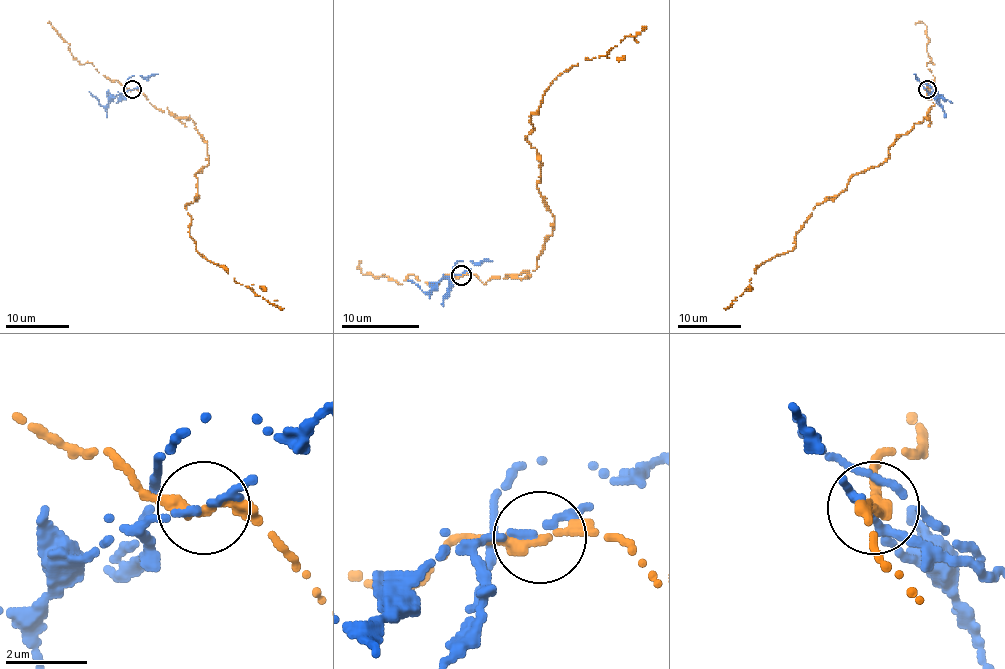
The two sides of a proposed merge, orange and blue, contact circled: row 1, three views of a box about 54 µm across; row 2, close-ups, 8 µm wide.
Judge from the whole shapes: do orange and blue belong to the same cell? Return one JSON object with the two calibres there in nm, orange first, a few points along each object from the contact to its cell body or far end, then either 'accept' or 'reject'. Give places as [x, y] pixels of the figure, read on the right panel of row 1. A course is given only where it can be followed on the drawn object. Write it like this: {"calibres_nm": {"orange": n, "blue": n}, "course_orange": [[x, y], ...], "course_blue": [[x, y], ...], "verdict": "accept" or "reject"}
{"calibres_nm": {"orange": 240, "blue": 170}, "course_orange": [[926, 90], [934, 104], [926, 117], [893, 144], [885, 162], [816, 205], [791, 251], [764, 262], [724, 308]], "course_blue": [[926, 90], [936, 93], [920, 82], [915, 74]], "verdict": "reject"}

